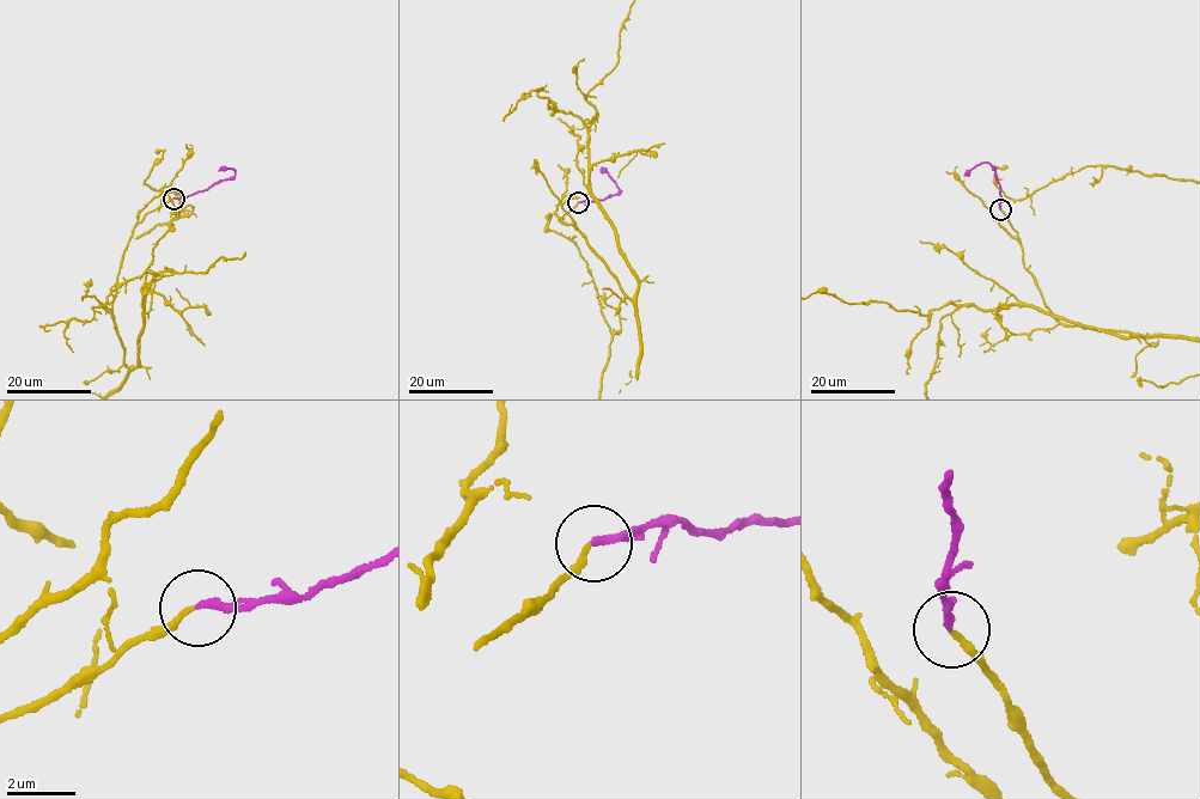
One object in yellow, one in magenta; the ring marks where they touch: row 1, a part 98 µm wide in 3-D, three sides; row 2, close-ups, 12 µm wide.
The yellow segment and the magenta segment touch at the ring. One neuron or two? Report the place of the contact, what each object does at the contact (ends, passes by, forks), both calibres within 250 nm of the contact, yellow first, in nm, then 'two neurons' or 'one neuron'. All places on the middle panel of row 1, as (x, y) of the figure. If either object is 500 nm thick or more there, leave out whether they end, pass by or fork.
(578, 202) | yellow ends | magenta ends | 160/240 nm | one neuron

